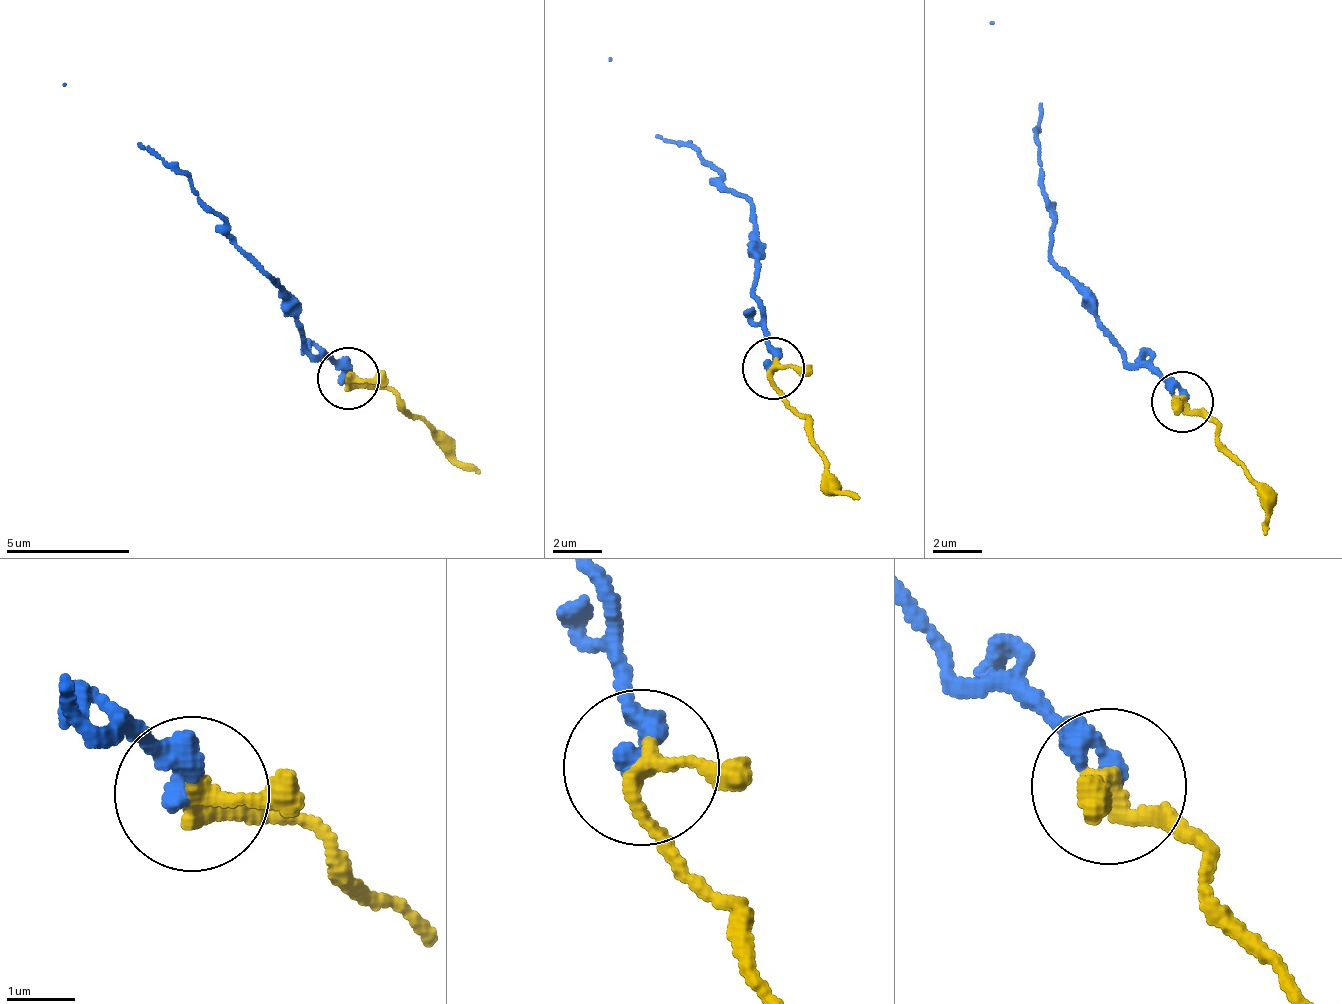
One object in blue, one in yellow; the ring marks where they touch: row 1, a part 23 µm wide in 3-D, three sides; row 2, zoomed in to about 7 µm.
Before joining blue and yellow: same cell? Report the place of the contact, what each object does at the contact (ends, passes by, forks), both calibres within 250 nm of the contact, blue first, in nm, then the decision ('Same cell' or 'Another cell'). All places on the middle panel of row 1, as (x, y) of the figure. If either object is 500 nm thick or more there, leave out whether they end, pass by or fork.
Place: (773, 368). At the ring blue ends. At the ring yellow passes by. Thickness 320 nm (blue) against 240 nm. Same cell

